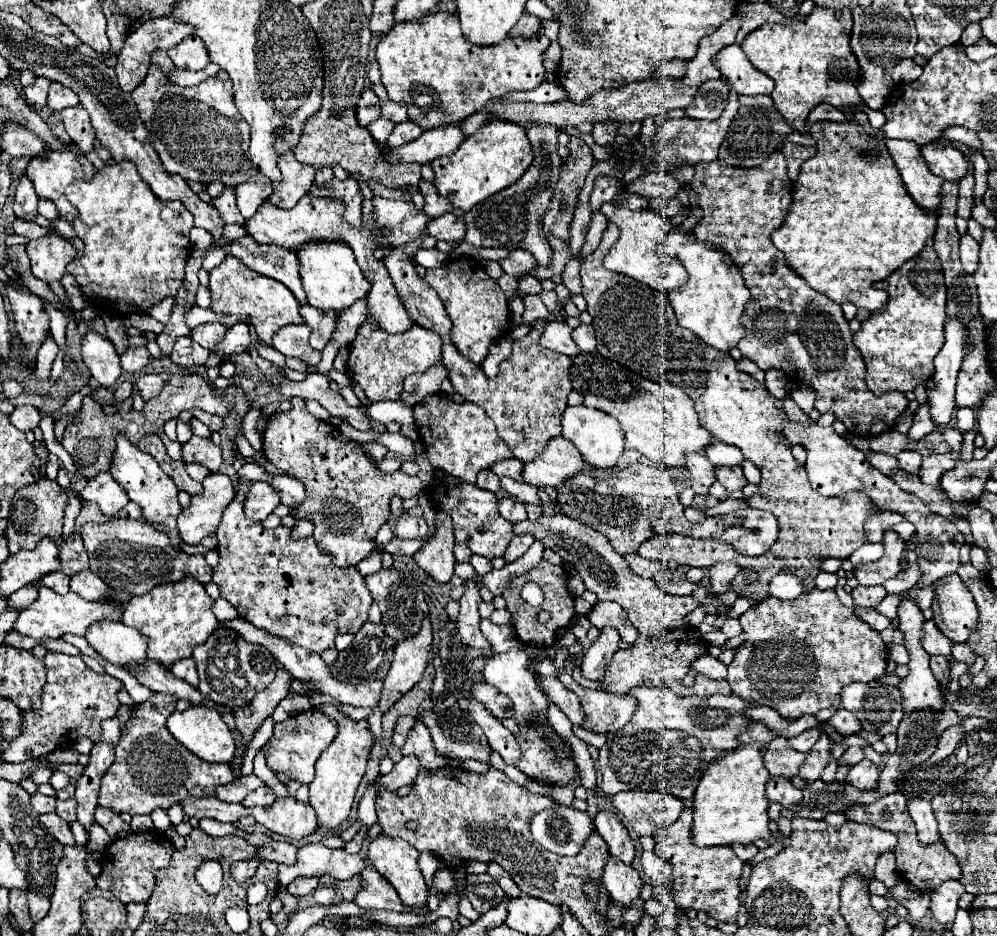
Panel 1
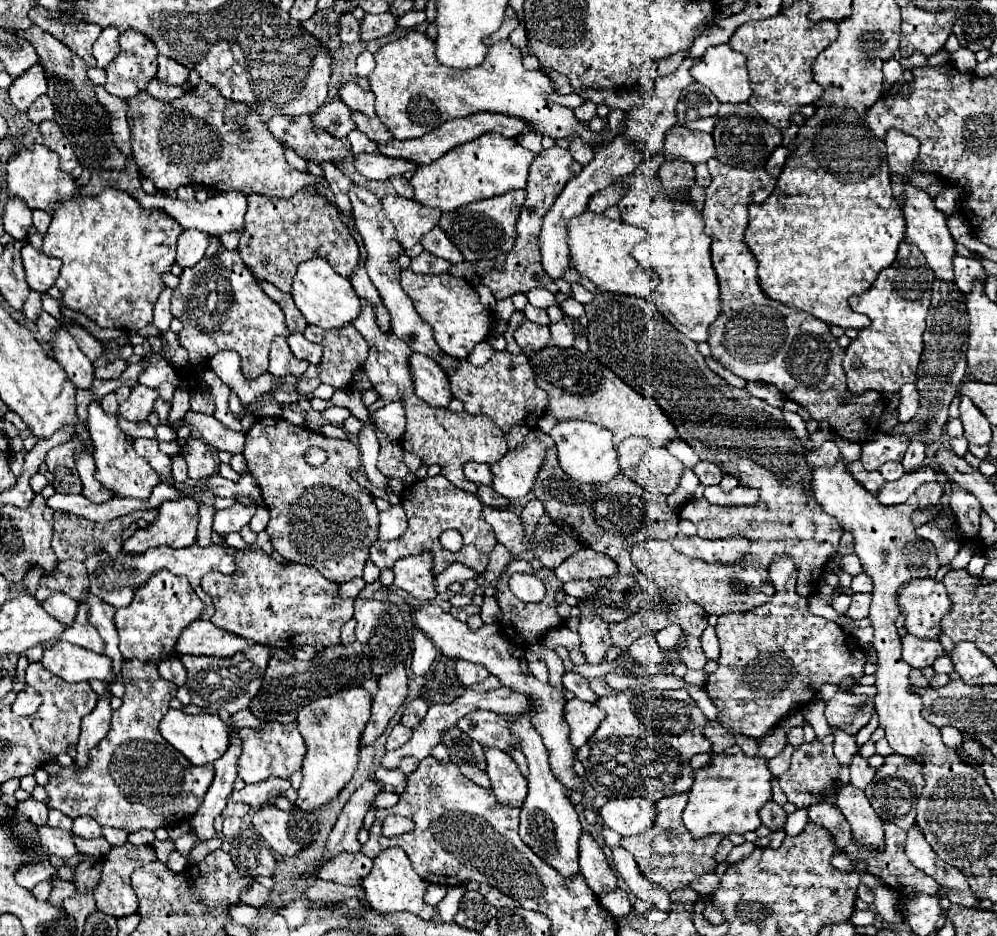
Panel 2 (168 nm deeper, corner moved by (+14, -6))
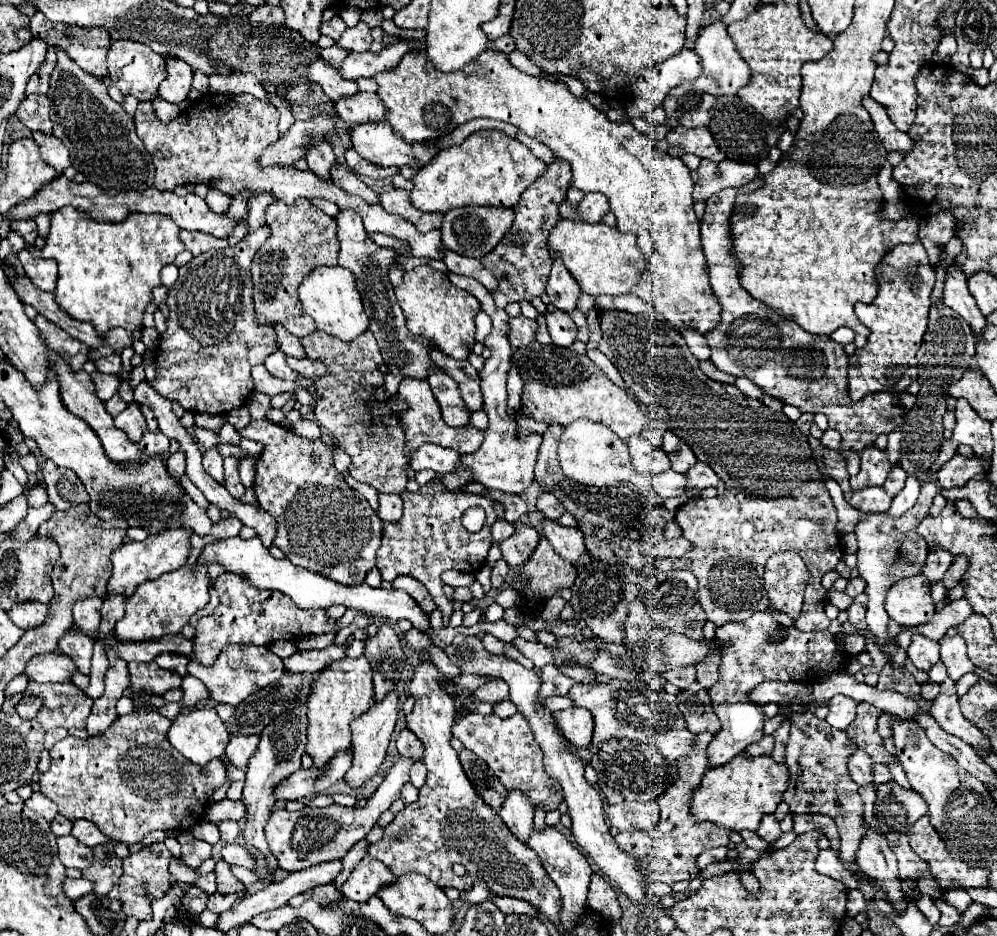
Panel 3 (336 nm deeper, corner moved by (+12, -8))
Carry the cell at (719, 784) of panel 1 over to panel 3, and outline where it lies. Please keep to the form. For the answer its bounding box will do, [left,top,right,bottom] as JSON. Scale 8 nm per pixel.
[690,752,788,832]

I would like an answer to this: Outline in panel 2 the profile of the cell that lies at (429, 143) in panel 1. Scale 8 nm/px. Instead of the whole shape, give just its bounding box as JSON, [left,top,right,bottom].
[352,154,418,180]

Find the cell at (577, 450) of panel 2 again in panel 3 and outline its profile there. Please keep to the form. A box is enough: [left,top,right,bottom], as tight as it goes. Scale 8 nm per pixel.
[558,420,632,486]

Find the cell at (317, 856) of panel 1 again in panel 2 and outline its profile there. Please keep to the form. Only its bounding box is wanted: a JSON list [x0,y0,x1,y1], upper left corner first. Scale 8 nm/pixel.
[320,852,372,886]

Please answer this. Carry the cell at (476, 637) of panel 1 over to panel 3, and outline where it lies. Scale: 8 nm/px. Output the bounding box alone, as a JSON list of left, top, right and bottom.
[474,676,508,704]

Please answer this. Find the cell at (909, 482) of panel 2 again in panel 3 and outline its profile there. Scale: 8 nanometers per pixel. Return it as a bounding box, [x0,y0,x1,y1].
[846,486,892,512]

